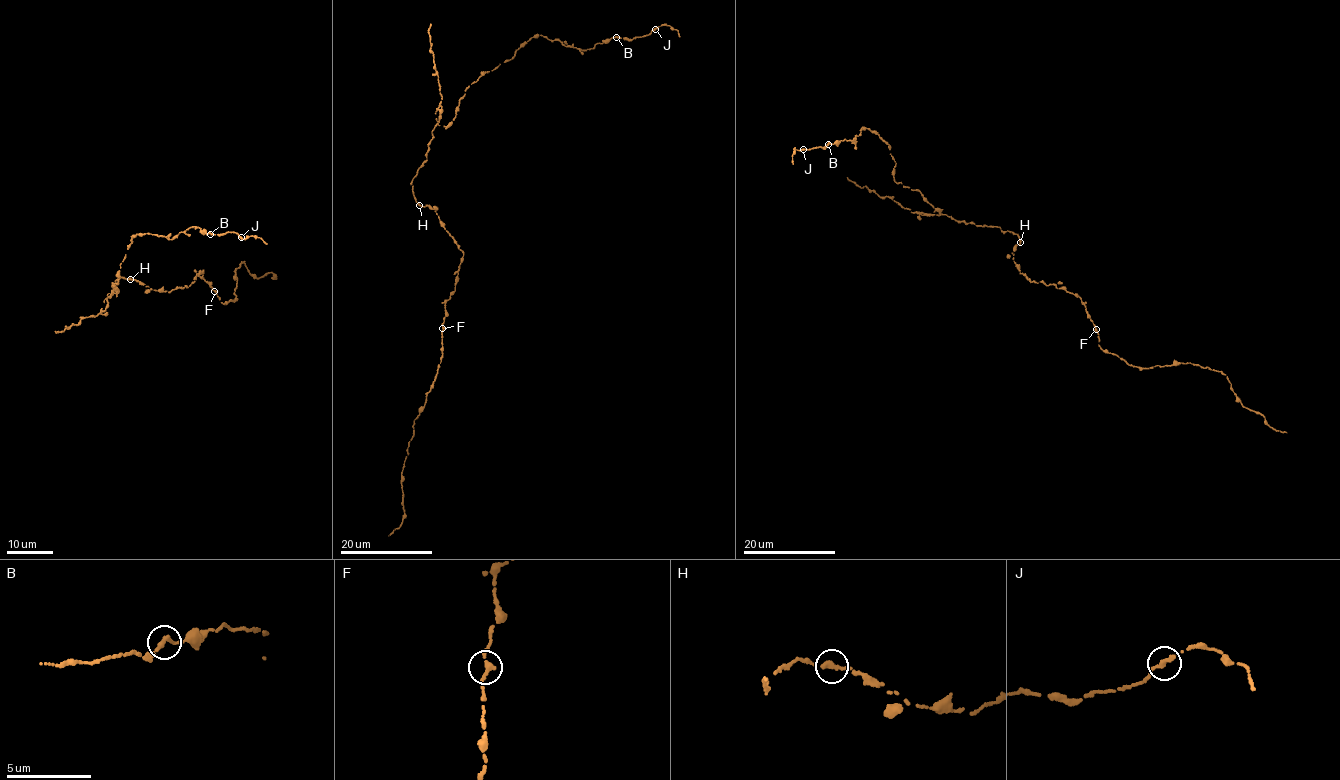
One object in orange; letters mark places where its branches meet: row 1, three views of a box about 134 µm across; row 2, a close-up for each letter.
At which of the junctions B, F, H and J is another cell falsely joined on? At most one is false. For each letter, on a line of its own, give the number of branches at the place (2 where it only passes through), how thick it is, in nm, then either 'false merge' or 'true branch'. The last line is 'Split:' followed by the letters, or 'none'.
B: 1 | 360 nm | true branch
F: 1 | 360 nm | true branch
H: 1 | 360 nm | true branch
J: 1 | 380 nm | true branch
Split: none

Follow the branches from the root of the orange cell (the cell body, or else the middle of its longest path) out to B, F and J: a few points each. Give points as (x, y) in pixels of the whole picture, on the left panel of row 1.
B: (115, 281), (104, 303), (118, 292), (112, 285), (137, 234), (171, 240), (194, 226), (210, 234)
F: (115, 281), (123, 277), (136, 280), (151, 289), (168, 291), (188, 287), (203, 271), (203, 279), (214, 291)
J: (115, 281), (104, 303), (118, 292), (112, 285), (137, 234), (171, 240), (194, 226), (241, 237)

